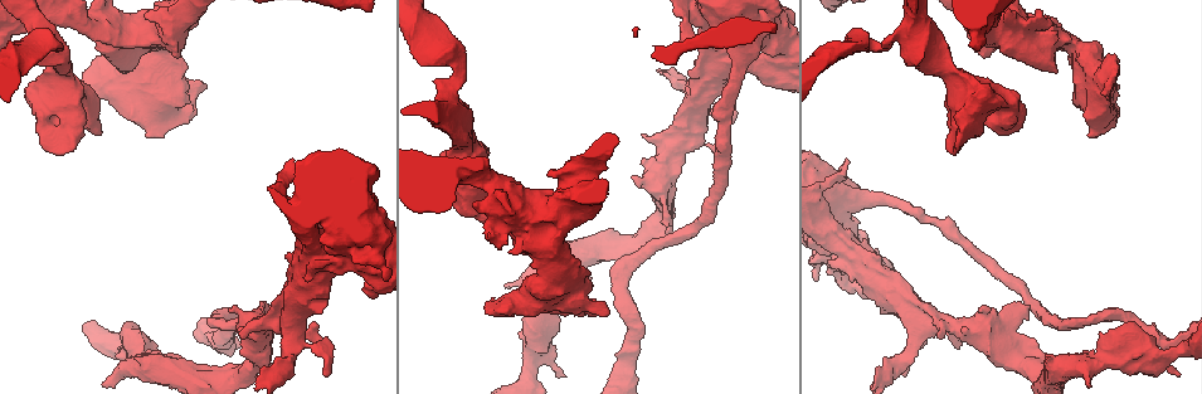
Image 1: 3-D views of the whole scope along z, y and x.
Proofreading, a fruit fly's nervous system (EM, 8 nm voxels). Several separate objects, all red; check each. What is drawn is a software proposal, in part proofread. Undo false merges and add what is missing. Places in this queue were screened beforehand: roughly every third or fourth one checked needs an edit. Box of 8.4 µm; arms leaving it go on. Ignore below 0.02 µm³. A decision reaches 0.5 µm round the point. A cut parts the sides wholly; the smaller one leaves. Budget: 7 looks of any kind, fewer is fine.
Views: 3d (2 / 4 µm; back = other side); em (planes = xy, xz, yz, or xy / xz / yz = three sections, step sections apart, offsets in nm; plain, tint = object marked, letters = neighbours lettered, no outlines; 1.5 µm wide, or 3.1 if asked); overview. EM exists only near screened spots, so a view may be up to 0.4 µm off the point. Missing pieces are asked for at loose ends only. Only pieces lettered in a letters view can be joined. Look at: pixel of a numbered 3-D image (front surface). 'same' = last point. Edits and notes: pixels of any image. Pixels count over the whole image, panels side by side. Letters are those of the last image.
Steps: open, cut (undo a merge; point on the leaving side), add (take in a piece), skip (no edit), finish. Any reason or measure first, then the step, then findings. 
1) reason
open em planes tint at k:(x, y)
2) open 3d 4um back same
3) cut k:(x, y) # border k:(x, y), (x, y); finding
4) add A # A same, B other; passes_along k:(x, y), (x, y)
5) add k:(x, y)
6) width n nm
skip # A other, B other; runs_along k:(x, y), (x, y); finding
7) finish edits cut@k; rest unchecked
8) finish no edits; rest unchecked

thick end
open em yz step 4 letters at 1:(84, 79)

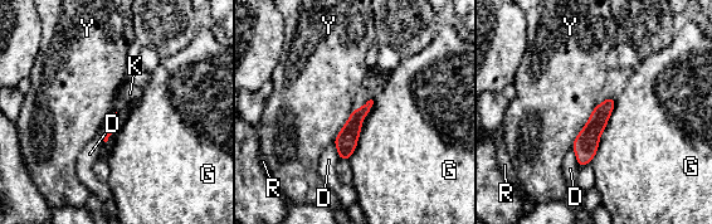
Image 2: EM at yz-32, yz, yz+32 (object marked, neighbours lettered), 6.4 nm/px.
skip # D other, G other, K other, R other, Y other; border 2:(617, 98), (590, 162); none of them fits

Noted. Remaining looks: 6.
thin neck
open em planes letters at 1:(1083, 367)

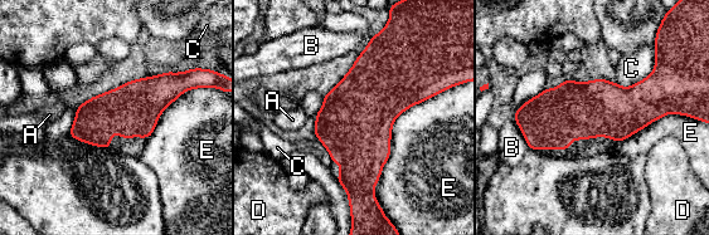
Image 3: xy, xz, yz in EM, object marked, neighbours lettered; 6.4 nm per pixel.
width 340 nm
skip # A other, B other, C other, D other, E other; border 3:(438, 93), (393, 122), (375, 200); one neuron here

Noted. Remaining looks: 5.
a fork
open em xy step 4 tint at 1:(659, 176)

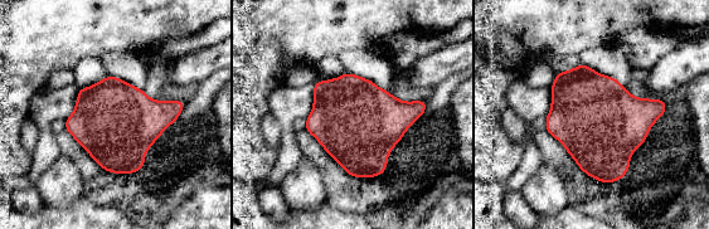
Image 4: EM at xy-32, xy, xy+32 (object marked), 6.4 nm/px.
open em planes tint same

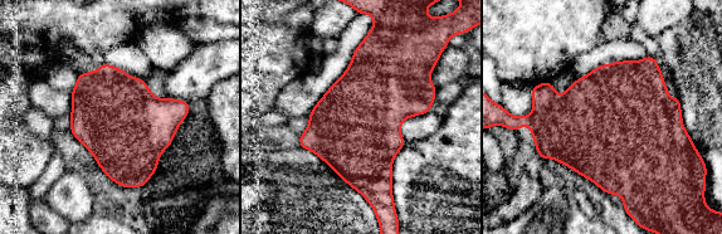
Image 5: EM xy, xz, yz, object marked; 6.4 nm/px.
what lies round it
open em planes letters same

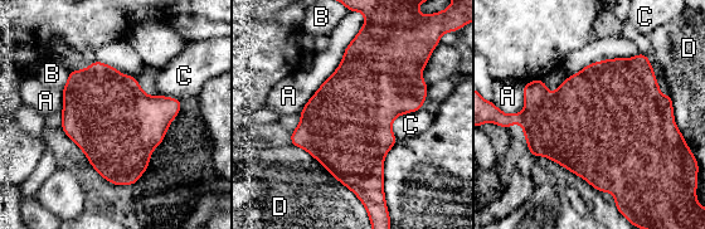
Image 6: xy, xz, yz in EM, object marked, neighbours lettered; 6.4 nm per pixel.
skip # A other, B other, C other, D other; border 6:(421, 107), (393, 120), (395, 140); one neuron here

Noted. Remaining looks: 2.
finish no edits; rest unchecked

